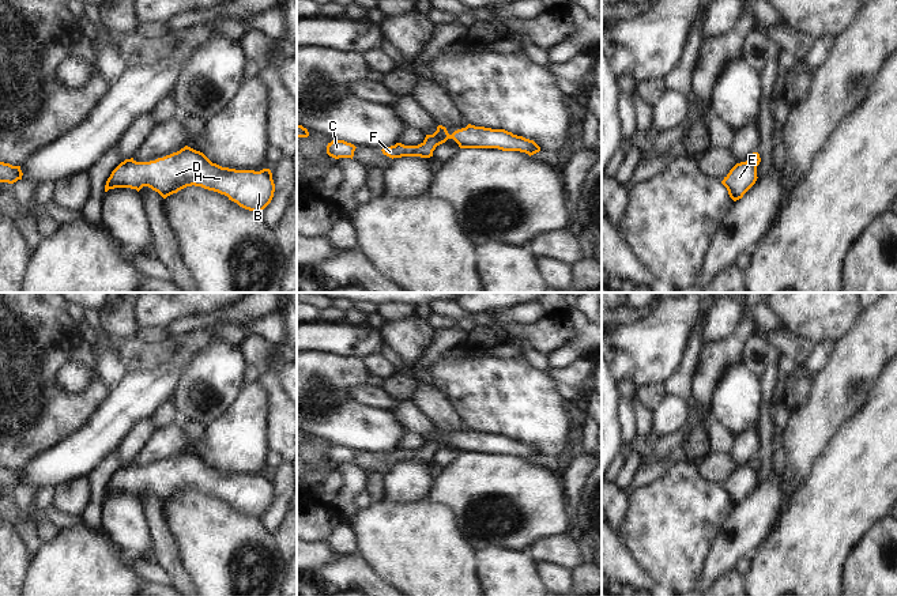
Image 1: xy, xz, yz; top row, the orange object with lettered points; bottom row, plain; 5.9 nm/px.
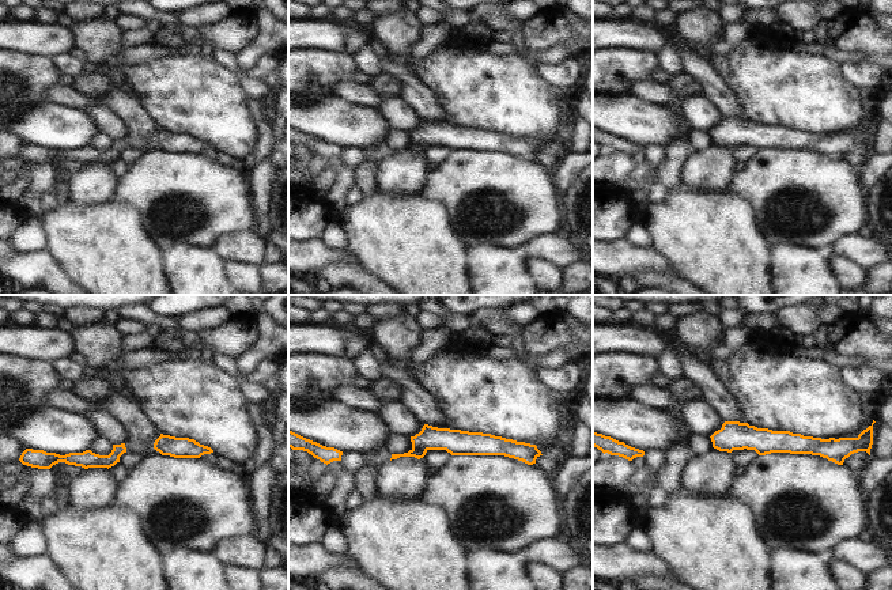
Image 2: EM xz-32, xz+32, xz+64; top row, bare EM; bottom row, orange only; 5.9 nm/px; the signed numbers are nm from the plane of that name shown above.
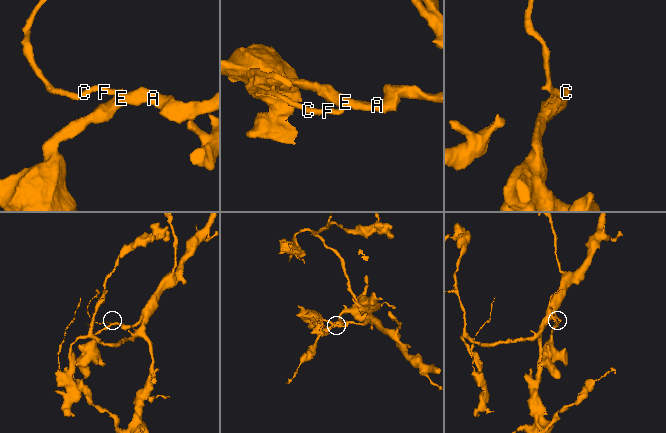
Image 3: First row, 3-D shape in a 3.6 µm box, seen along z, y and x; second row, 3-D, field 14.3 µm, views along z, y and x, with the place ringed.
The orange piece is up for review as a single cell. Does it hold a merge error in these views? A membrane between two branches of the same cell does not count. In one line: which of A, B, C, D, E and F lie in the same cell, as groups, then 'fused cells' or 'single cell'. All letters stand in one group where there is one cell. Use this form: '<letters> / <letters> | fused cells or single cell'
A B D E / C F | fused cells

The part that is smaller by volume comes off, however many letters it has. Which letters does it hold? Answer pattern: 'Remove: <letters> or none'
Remove: C, F

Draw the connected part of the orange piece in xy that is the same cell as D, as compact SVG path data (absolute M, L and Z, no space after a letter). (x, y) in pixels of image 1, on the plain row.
M188 450L150 467L120 468L106 486L105 497L148 491L163 503L186 491L218 497L240 512L260 518L272 505L275 489L270 474L235 475L212 468Z

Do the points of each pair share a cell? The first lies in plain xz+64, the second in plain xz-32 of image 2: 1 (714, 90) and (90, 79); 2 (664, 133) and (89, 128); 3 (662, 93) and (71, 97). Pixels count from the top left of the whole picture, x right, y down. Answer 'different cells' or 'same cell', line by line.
1: different cells
2: same cell
3: same cell

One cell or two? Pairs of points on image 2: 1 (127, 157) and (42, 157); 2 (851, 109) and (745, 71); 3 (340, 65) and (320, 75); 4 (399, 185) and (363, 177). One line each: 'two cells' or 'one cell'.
1: two cells
2: one cell
3: one cell
4: two cells

